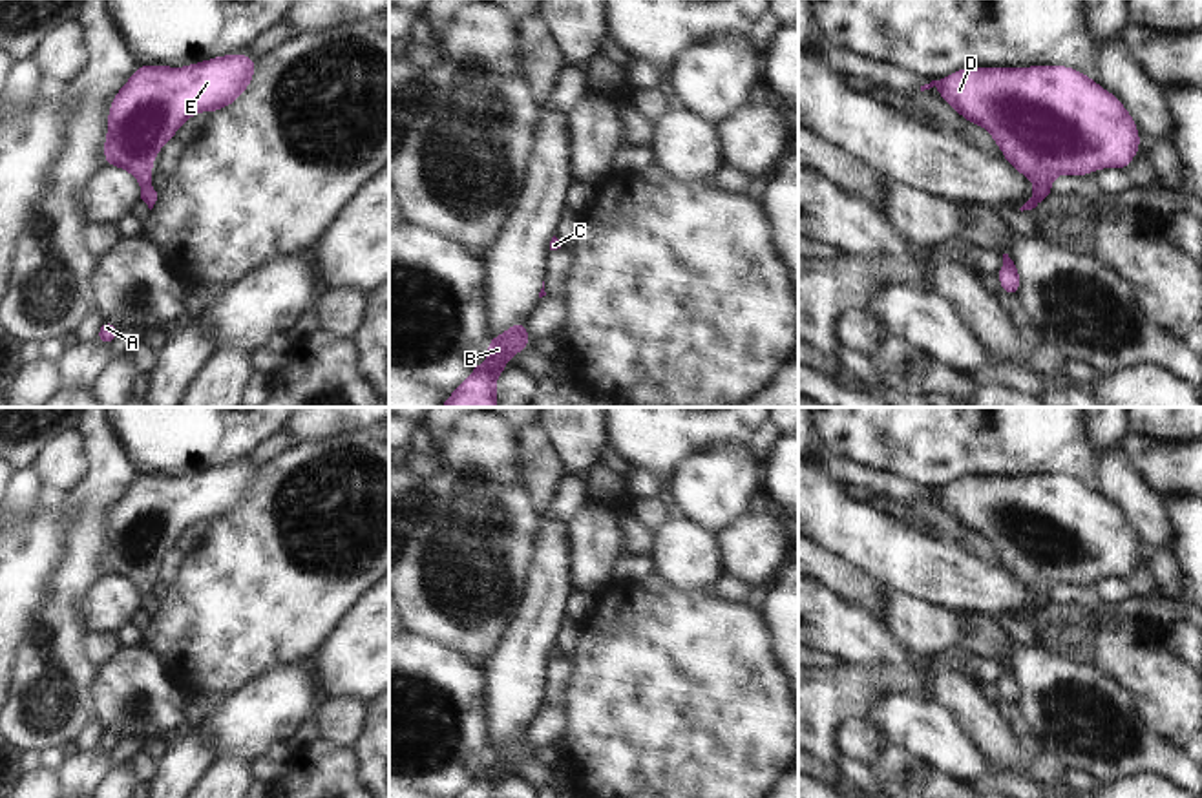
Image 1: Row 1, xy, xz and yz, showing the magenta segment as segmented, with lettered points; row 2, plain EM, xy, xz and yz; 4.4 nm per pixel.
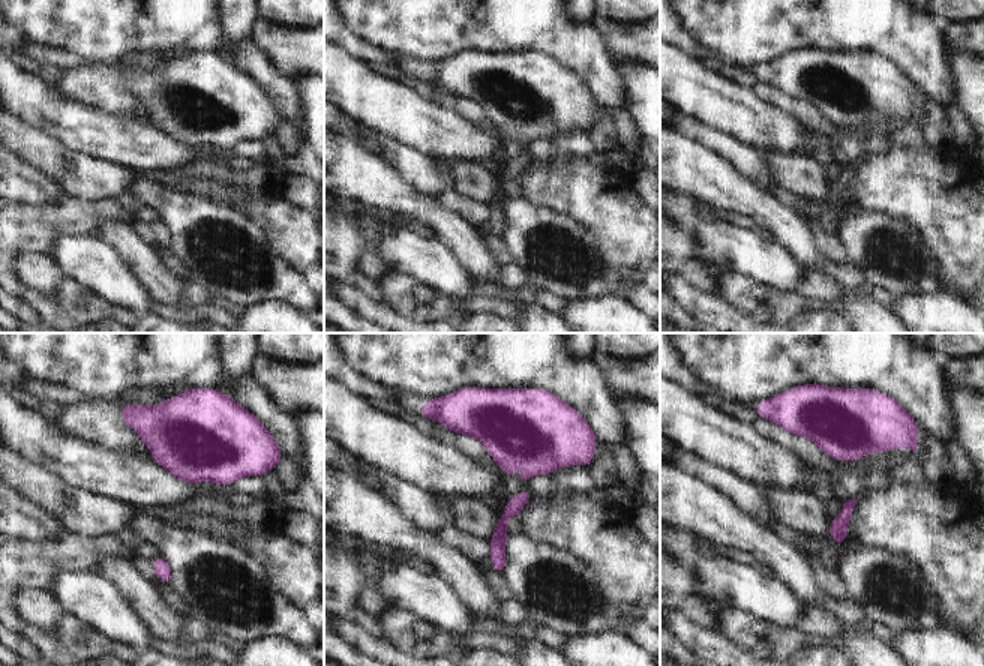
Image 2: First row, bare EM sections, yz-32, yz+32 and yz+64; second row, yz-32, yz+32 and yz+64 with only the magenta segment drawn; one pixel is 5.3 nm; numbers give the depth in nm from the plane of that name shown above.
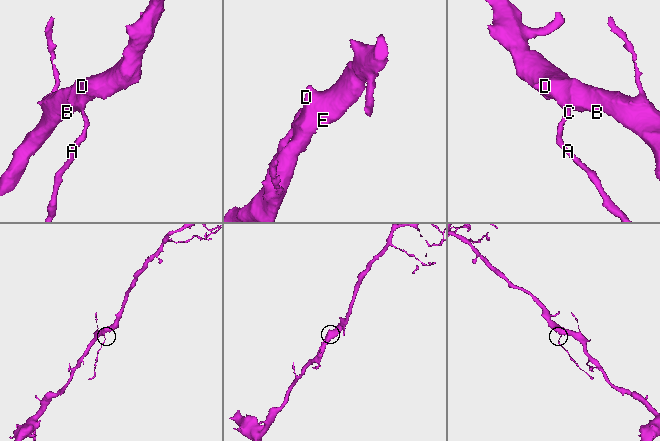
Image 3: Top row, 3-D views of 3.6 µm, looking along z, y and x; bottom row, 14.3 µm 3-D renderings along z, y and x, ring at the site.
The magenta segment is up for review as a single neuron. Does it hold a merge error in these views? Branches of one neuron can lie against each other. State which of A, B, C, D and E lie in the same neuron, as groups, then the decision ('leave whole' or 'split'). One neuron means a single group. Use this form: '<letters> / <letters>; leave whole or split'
A B C D E; leave whole

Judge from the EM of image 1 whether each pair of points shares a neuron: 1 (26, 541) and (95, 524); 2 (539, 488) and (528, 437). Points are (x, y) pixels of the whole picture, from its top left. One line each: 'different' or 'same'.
1: different
2: same

